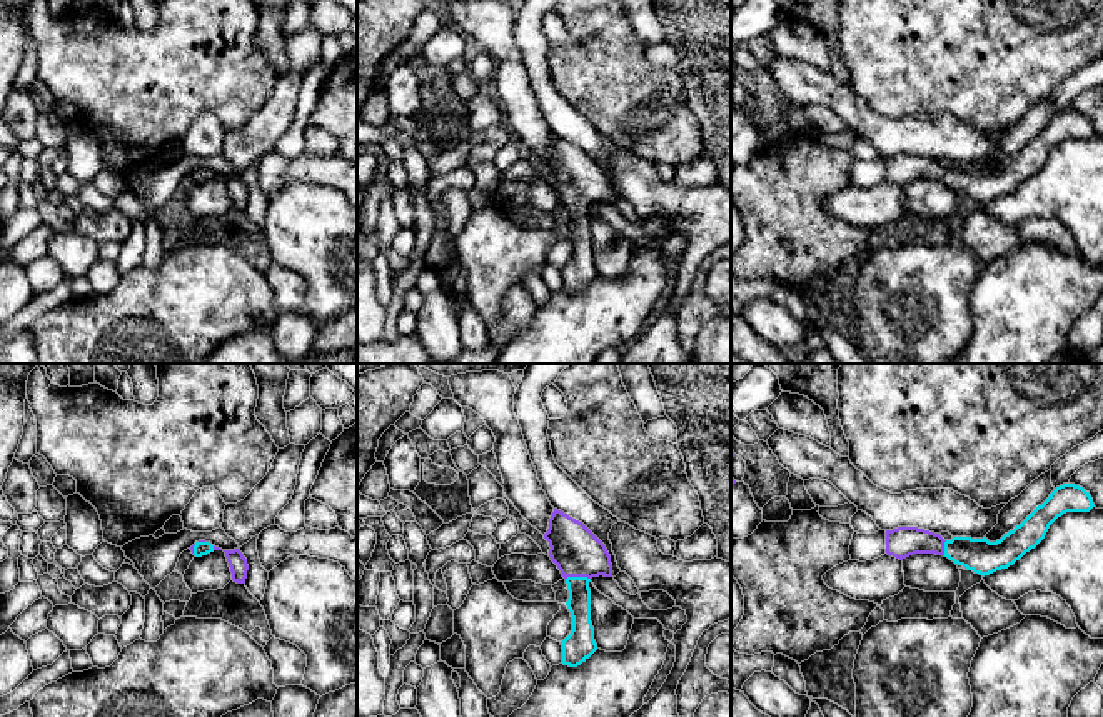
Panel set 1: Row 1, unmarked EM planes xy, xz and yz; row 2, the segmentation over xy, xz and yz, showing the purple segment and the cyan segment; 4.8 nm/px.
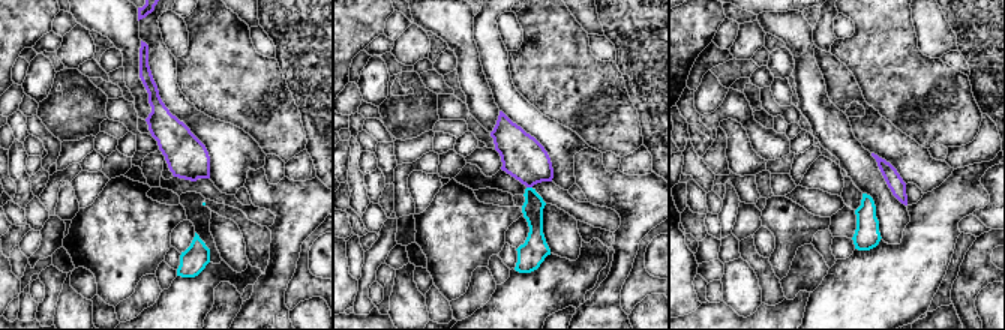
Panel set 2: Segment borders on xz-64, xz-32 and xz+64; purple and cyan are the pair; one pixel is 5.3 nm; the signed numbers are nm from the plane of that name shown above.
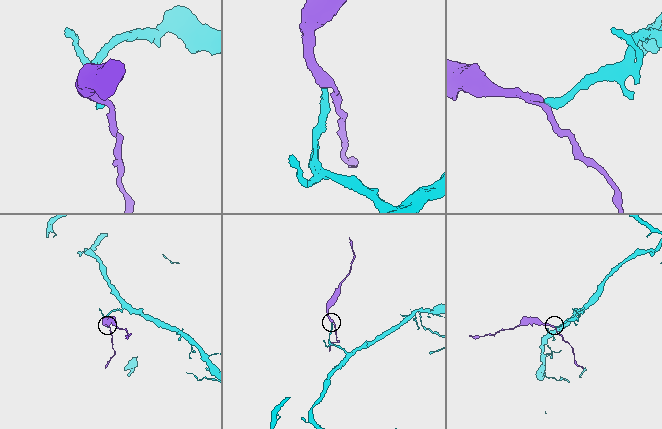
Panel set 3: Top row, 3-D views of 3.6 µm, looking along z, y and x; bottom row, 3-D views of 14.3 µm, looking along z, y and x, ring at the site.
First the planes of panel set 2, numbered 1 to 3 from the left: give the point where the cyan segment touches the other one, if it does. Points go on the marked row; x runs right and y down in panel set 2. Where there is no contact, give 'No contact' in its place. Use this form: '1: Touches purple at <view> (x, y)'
1: No contact
2: Touches purple at xz-32 (530, 186)
3: No contact

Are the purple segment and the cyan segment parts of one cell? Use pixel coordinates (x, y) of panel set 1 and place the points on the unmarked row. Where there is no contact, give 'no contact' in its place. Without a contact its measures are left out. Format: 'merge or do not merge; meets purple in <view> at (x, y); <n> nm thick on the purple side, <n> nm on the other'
merge; meets purple in xz at (578, 202); 240 nm thick on the purple side, 110 nm on the other

